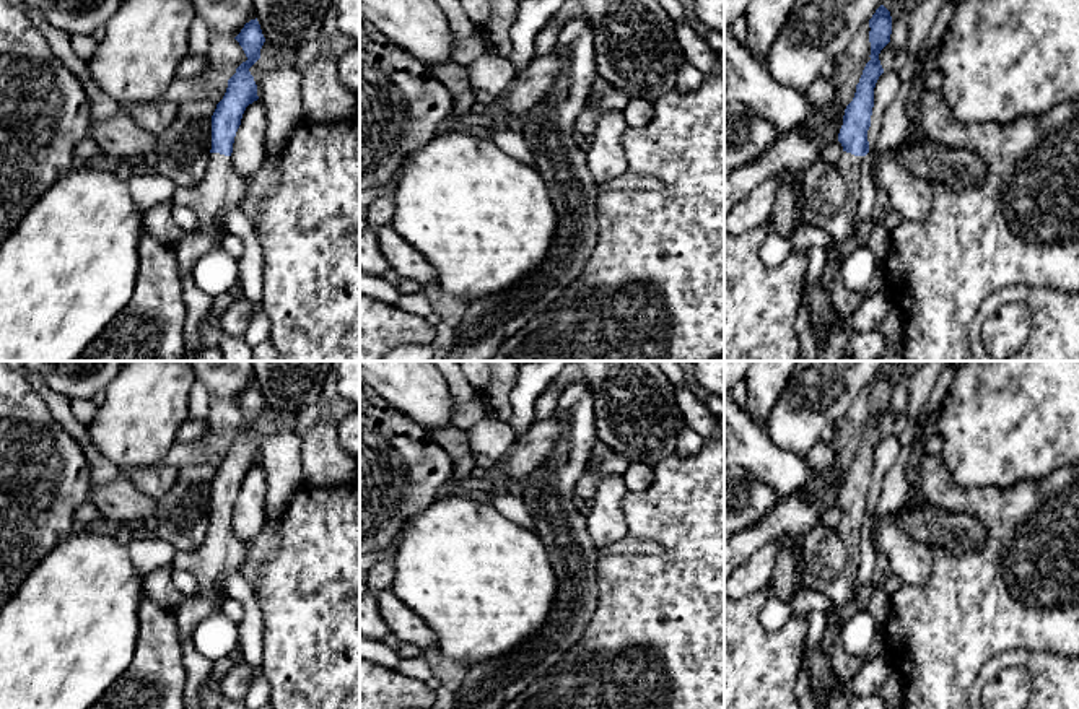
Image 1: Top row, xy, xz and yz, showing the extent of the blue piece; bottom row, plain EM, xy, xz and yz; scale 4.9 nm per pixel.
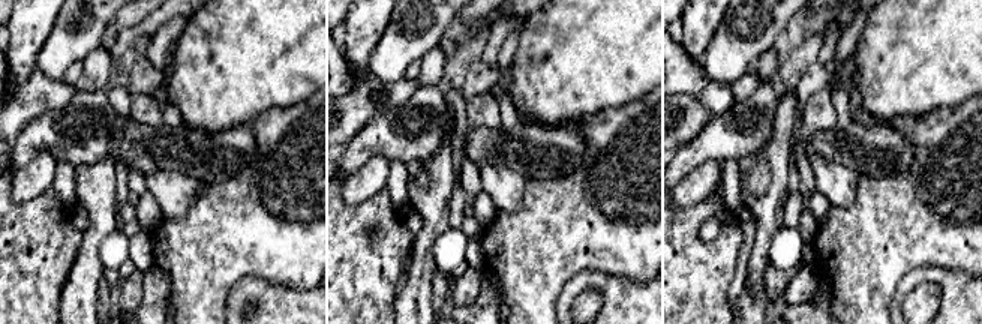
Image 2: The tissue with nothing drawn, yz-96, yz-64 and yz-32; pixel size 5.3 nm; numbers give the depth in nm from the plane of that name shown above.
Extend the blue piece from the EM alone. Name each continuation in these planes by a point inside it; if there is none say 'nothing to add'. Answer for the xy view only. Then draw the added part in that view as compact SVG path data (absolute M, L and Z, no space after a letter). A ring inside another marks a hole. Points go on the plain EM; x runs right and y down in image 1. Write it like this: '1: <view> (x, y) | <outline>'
1: xy (222, 553) | M220 517L210 519L208 535L199 550L176 551L171 569L189 571L199 584L195 594L173 611L182 641L192 641L197 626L220 611L226 597L225 577L241 572L246 558L247 542L234 535L231 520Z

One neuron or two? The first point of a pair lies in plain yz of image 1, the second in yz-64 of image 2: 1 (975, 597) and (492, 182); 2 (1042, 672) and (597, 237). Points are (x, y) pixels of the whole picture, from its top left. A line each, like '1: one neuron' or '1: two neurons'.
1: two neurons
2: two neurons

